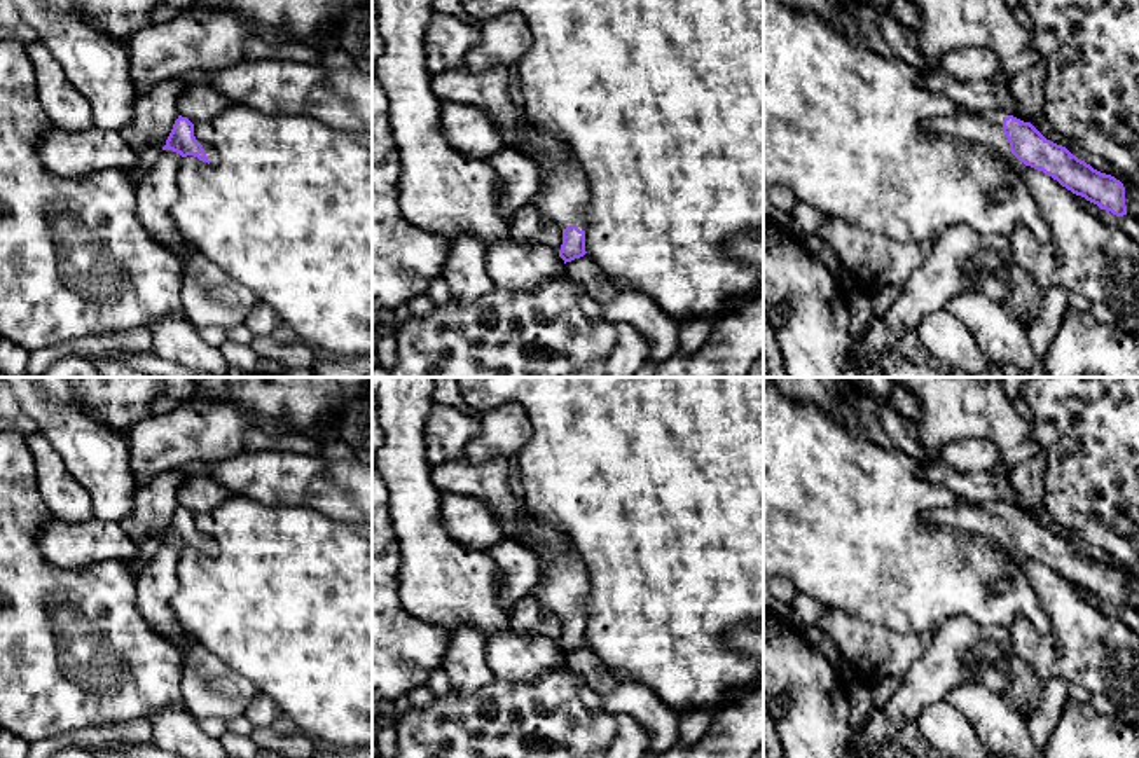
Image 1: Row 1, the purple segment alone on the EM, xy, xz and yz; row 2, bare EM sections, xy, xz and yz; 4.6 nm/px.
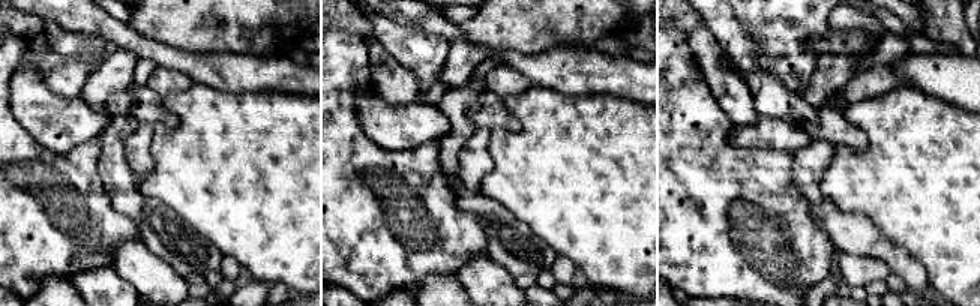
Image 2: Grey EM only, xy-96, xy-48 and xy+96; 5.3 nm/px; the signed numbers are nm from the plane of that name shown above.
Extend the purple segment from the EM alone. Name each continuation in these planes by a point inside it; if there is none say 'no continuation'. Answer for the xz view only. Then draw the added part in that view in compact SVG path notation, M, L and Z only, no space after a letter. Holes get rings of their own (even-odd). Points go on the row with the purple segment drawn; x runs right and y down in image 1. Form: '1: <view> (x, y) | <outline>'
1: xz (563, 196) | M533 131L529 145L510 145L531 159L540 171L540 189L533 203L545 222L561 231L583 222L589 204L589 187L583 171L568 148L549 134Z

